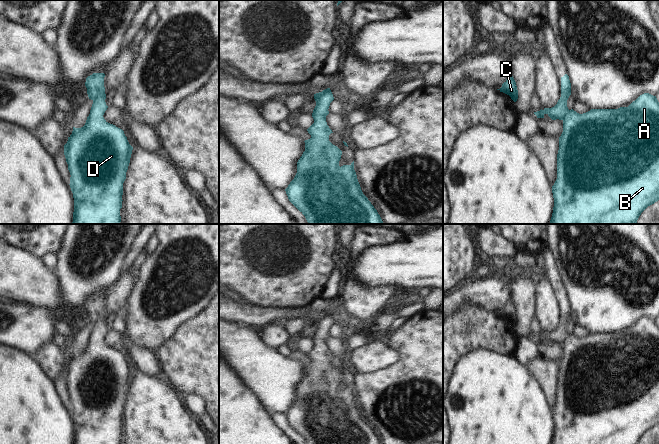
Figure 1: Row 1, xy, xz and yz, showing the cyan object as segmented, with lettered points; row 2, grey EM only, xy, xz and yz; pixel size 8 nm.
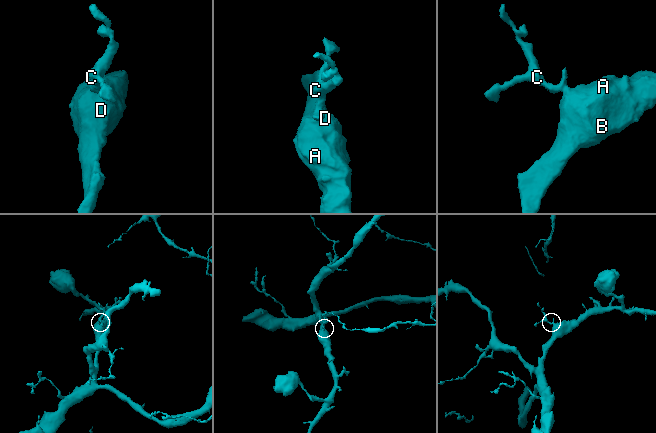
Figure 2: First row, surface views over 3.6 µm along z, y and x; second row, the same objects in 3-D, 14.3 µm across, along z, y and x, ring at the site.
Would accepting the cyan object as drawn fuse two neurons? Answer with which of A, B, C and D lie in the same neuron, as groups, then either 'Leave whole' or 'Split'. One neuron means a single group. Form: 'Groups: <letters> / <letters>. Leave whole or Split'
Groups: A B C D. Leave whole

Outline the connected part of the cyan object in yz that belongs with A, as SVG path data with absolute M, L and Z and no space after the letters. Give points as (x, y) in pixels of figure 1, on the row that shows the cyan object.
M569 76L561 77L561 97L552 108L544 108L534 112L537 118L544 118L547 114L552 120L563 121L563 132L559 137L559 150L557 154L557 179L552 186L554 198L553 213L549 224L636 224L641 213L650 205L659 200L659 102L656 96L649 93L640 95L628 107L618 109L591 109L579 114L567 107L567 100L571 95Z

